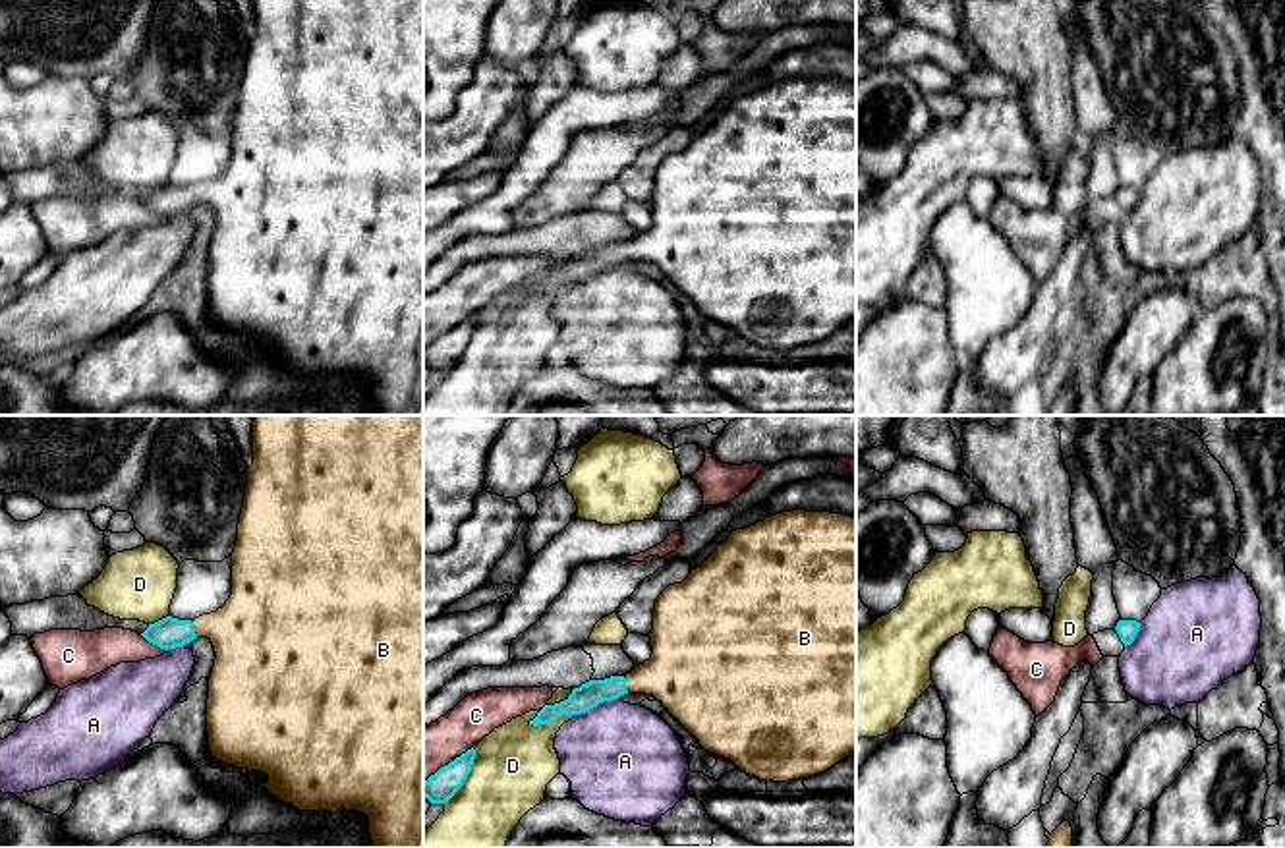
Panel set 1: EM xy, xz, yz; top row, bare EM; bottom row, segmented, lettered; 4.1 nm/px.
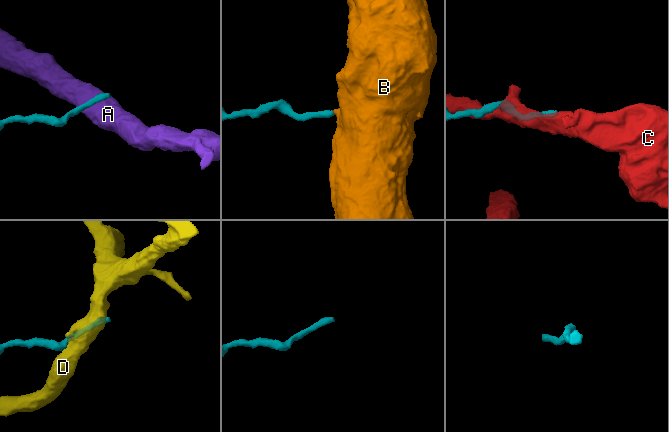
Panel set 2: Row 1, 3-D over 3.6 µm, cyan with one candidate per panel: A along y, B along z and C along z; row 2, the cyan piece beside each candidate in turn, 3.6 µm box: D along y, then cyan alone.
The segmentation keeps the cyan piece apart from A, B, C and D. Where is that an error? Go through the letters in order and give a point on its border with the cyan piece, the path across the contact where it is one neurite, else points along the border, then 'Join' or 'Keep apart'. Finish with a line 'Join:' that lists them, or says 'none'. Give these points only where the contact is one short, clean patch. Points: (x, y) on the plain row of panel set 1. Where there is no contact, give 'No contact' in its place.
A: Touches cyan at xz (596, 273). Keep apart
B: Touches cyan at xy (194, 196). Path across: xy (169, 199), (194, 196), (230, 196), (254, 201). Join
C: Touches cyan at xy (153, 211). Keep apart
D: Touches cyan at xz (551, 290). Keep apart
Join: B

